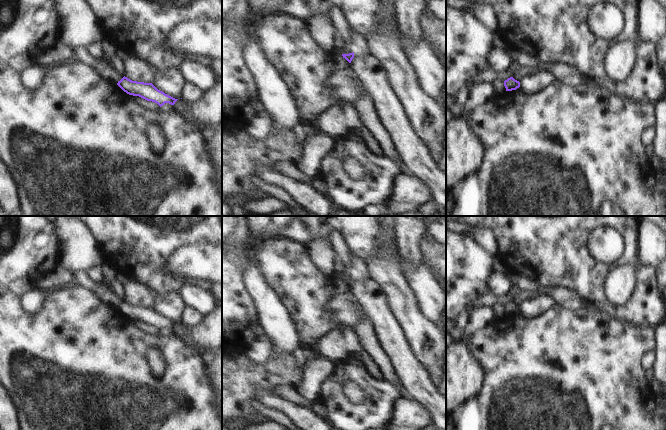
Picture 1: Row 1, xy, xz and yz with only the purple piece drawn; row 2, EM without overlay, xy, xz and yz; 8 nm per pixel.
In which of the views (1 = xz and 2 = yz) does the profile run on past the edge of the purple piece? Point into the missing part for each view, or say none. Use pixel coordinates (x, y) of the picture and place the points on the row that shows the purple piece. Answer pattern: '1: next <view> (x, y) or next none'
1: next none
2: next none

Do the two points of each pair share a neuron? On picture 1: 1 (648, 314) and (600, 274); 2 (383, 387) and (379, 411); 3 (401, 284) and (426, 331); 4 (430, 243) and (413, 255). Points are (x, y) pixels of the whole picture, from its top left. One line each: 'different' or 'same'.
1: same
2: same
3: same
4: different

